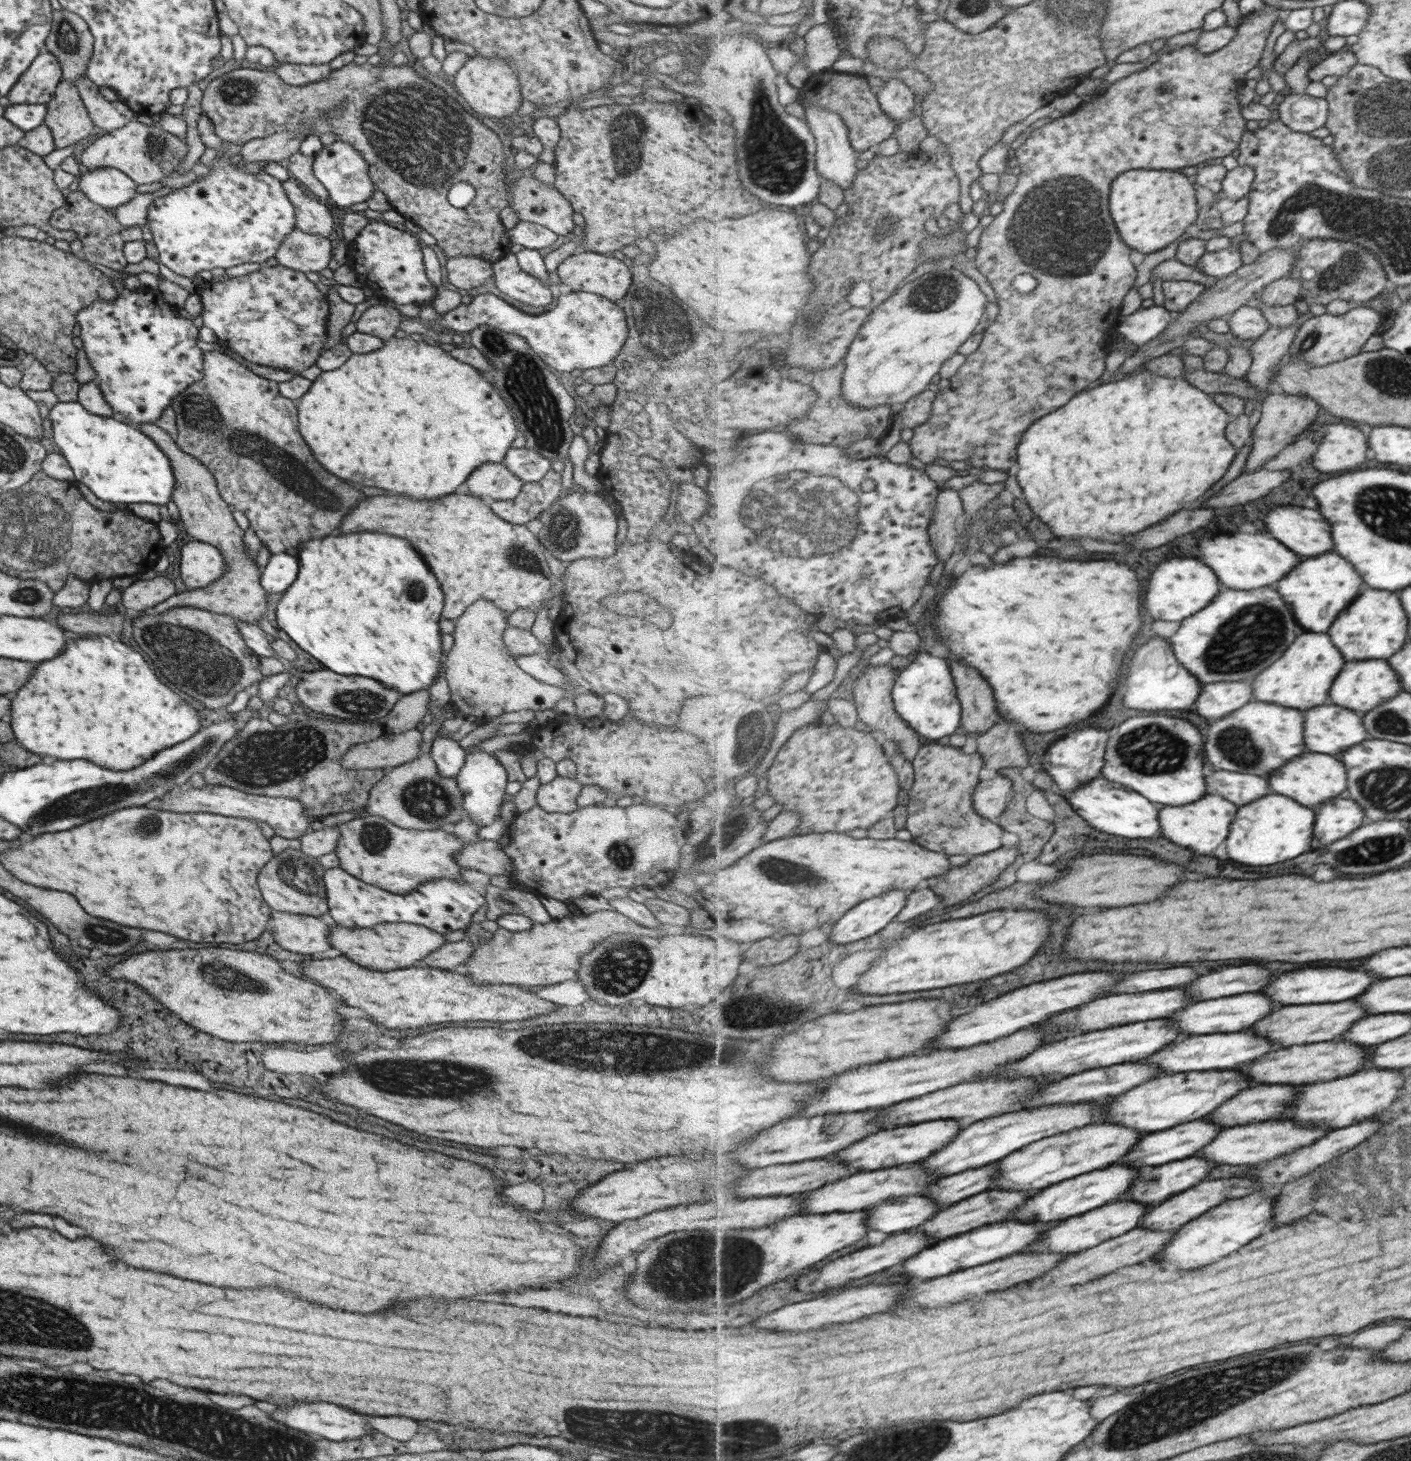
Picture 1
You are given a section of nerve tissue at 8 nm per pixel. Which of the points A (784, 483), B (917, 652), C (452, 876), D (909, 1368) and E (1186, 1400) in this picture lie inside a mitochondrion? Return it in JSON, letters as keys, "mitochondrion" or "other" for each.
{"A":"mitochondrion","B":"other","C":"other","D":"other","E":"mitochondrion"}

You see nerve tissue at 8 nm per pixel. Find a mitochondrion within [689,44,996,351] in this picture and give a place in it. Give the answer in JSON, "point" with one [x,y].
{"point":[779,161]}

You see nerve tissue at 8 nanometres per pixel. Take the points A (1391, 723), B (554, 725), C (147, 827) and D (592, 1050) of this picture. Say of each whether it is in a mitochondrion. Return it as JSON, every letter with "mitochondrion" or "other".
{"A":"mitochondrion","B":"other","C":"mitochondrion","D":"mitochondrion"}

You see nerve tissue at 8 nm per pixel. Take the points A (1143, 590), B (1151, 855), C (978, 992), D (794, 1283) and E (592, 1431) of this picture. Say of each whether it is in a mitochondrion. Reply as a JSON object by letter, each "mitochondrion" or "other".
{"A":"other","B":"other","C":"other","D":"other","E":"mitochondrion"}

